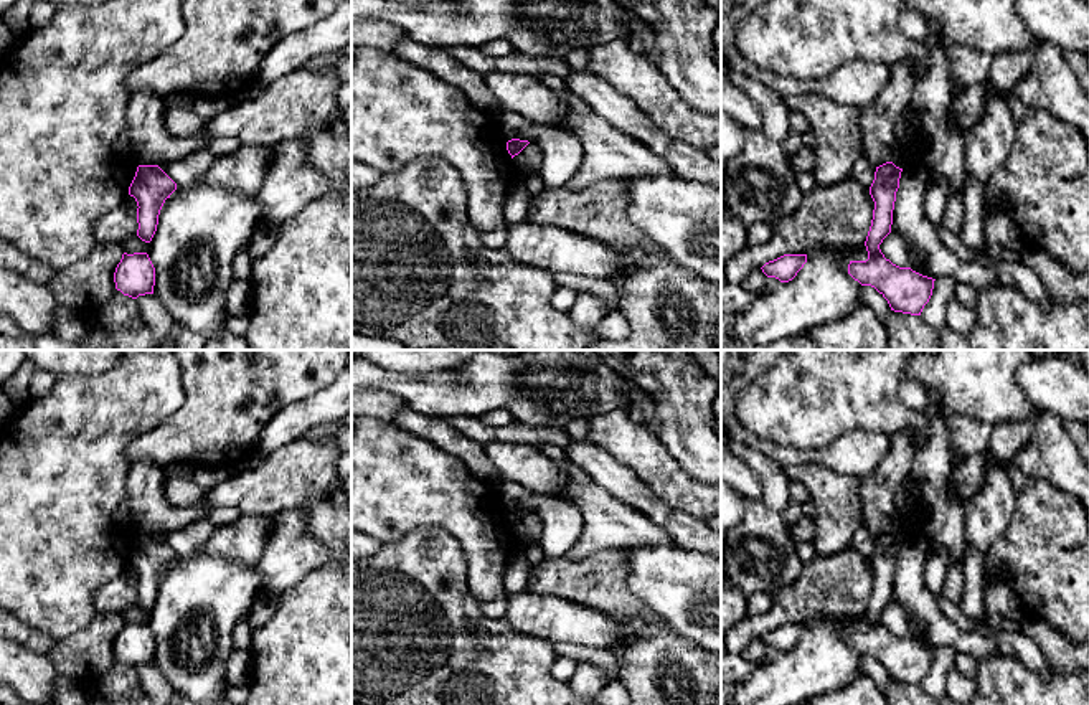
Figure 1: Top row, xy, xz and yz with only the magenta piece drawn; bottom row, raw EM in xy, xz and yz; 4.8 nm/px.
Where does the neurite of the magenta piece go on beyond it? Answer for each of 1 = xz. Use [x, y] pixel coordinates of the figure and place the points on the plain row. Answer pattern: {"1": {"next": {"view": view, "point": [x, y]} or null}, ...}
{"1": {"next": null}}

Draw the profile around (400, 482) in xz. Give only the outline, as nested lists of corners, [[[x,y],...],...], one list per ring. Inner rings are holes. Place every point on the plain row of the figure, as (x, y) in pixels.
[[[360,416],[351,434],[351,530],[389,543],[419,527],[442,528],[459,540],[467,560],[467,588],[477,601],[508,598],[505,568],[515,555],[518,537],[507,520],[503,502],[495,497],[495,484],[470,474],[457,456],[398,428],[391,421]]]

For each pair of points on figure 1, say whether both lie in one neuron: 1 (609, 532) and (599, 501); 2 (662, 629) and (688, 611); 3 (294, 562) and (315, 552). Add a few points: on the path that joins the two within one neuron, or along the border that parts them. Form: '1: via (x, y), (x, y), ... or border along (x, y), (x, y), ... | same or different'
1: via (609, 524), (599, 509) | same
2: border along (641, 598), (678, 634), (700, 648) | different
3: via (299, 557), (304, 552), (311, 552) | same

